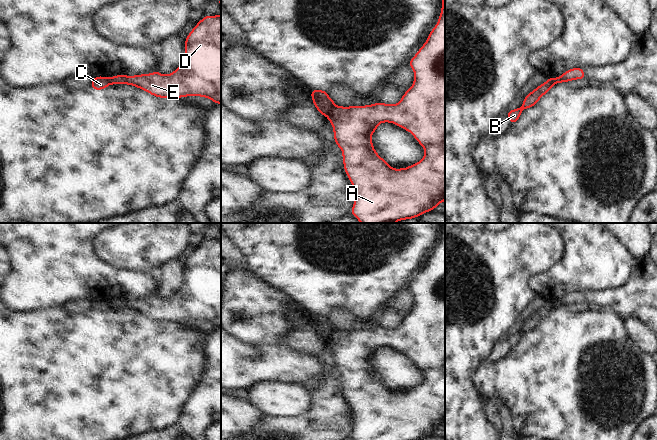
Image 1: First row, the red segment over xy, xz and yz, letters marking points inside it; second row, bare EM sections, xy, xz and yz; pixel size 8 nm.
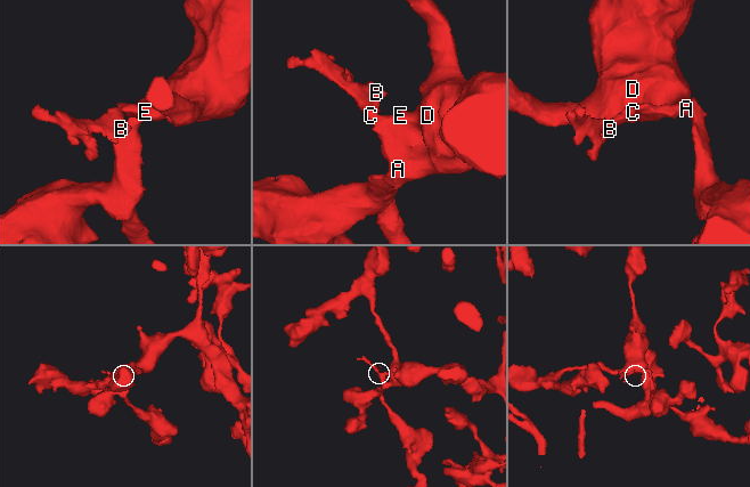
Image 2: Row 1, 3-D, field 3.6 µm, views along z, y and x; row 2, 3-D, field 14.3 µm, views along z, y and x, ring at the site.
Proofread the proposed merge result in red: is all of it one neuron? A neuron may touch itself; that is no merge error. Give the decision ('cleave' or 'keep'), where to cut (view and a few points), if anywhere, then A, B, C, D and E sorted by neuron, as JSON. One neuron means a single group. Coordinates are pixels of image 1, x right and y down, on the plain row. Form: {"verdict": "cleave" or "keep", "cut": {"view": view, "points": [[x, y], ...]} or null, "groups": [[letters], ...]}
{"verdict": "cleave", "cut": {"view": "xz", "points": [[335, 329], [328, 340]]}, "groups": [["A", "D", "E"], ["B", "C"]]}

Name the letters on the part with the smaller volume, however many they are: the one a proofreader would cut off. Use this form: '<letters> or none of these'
B, C

